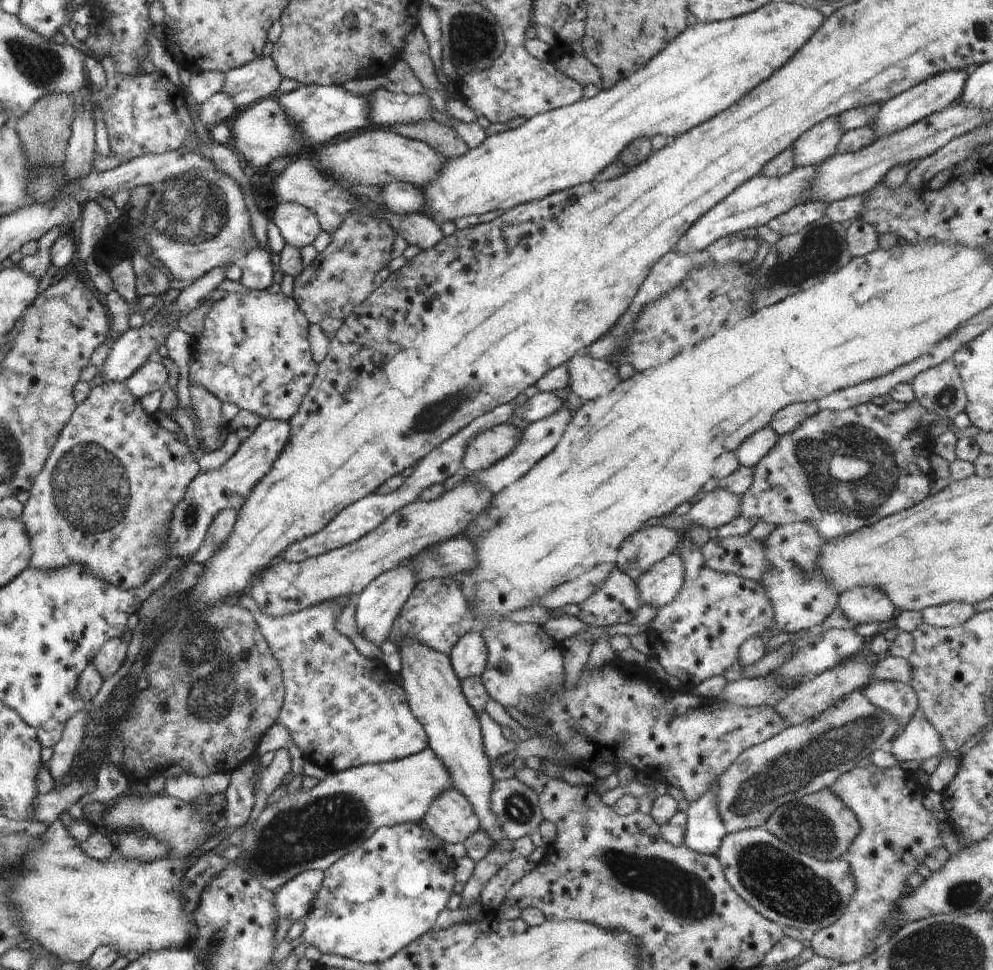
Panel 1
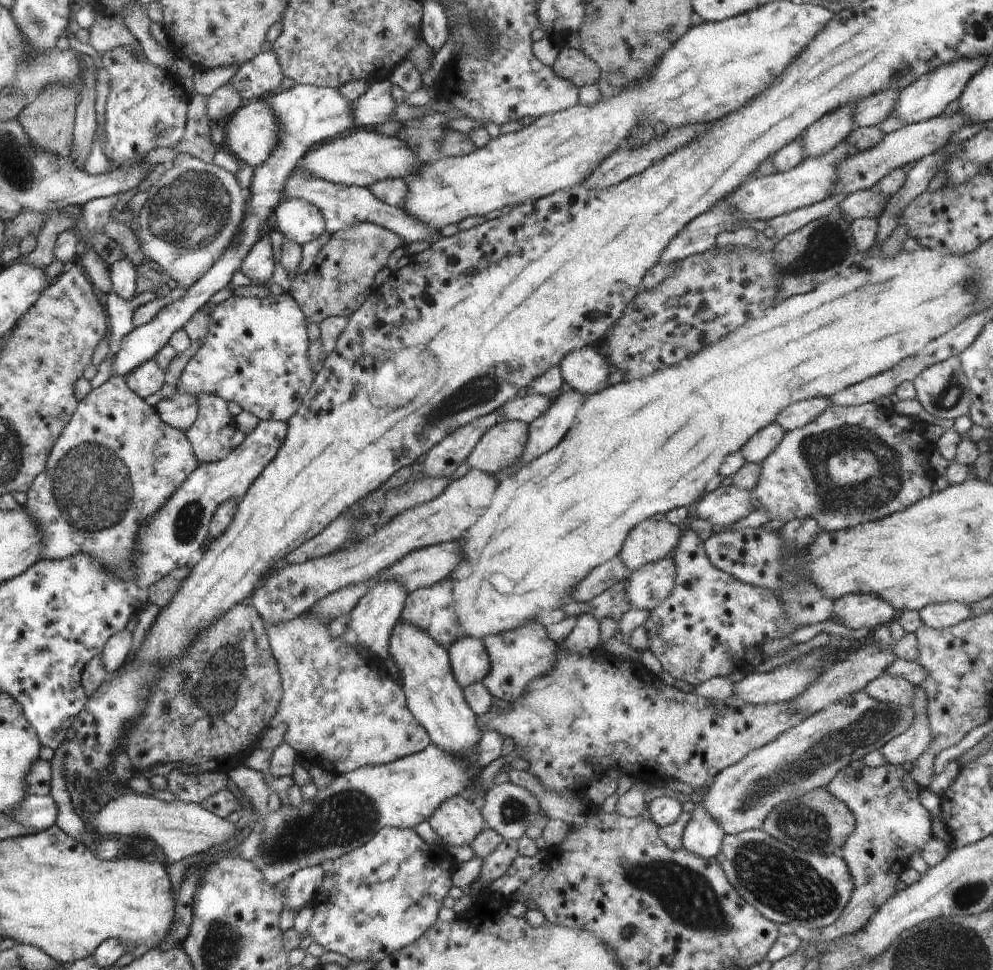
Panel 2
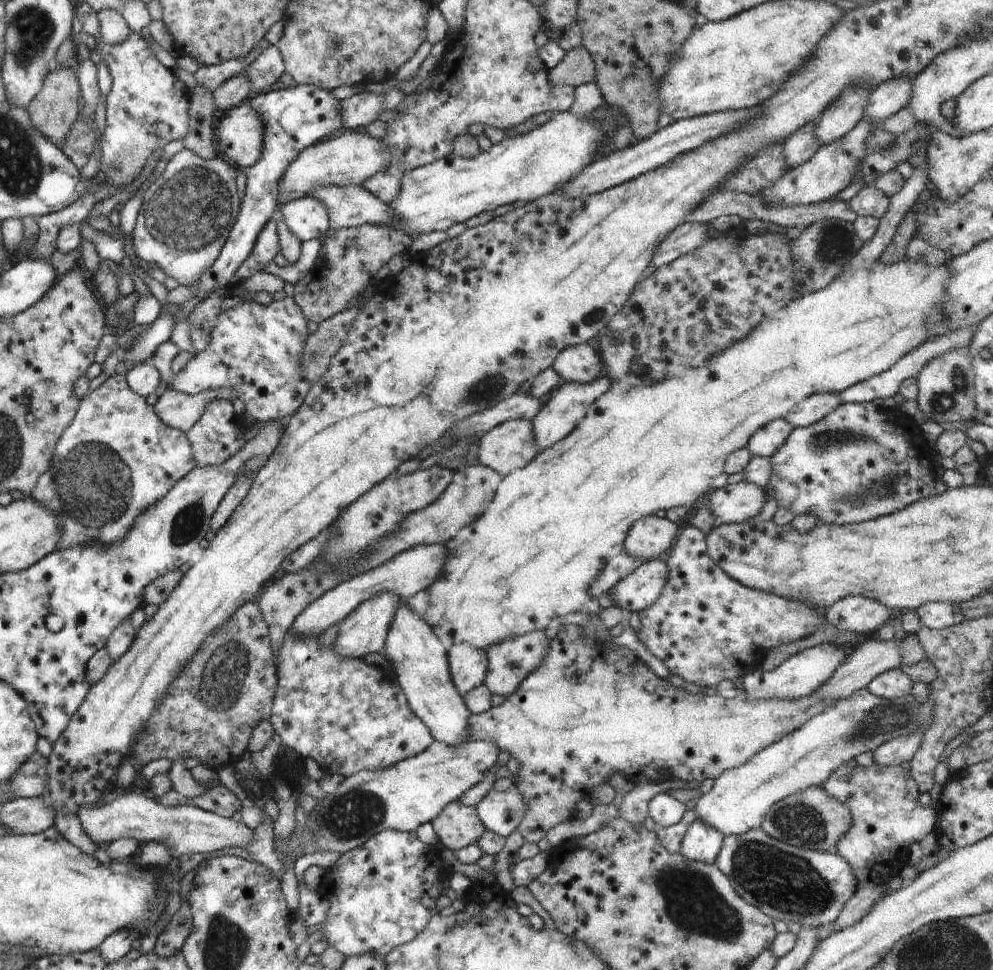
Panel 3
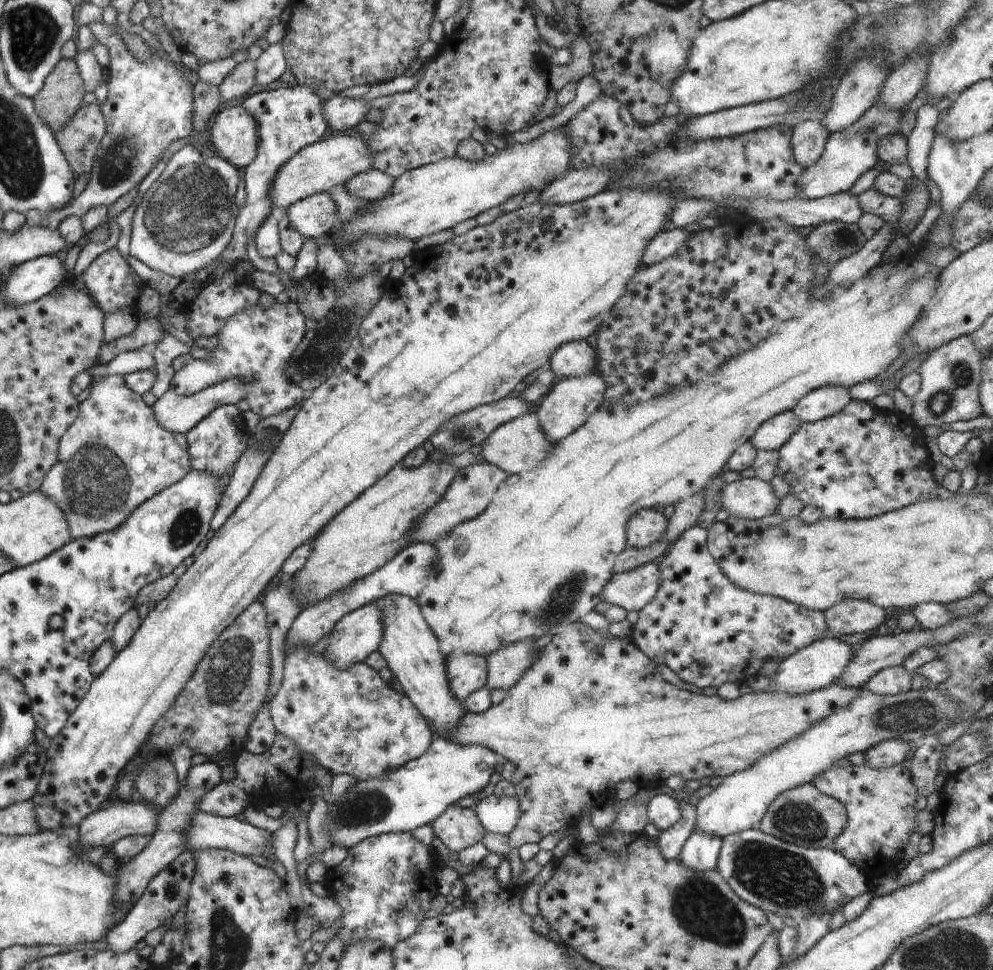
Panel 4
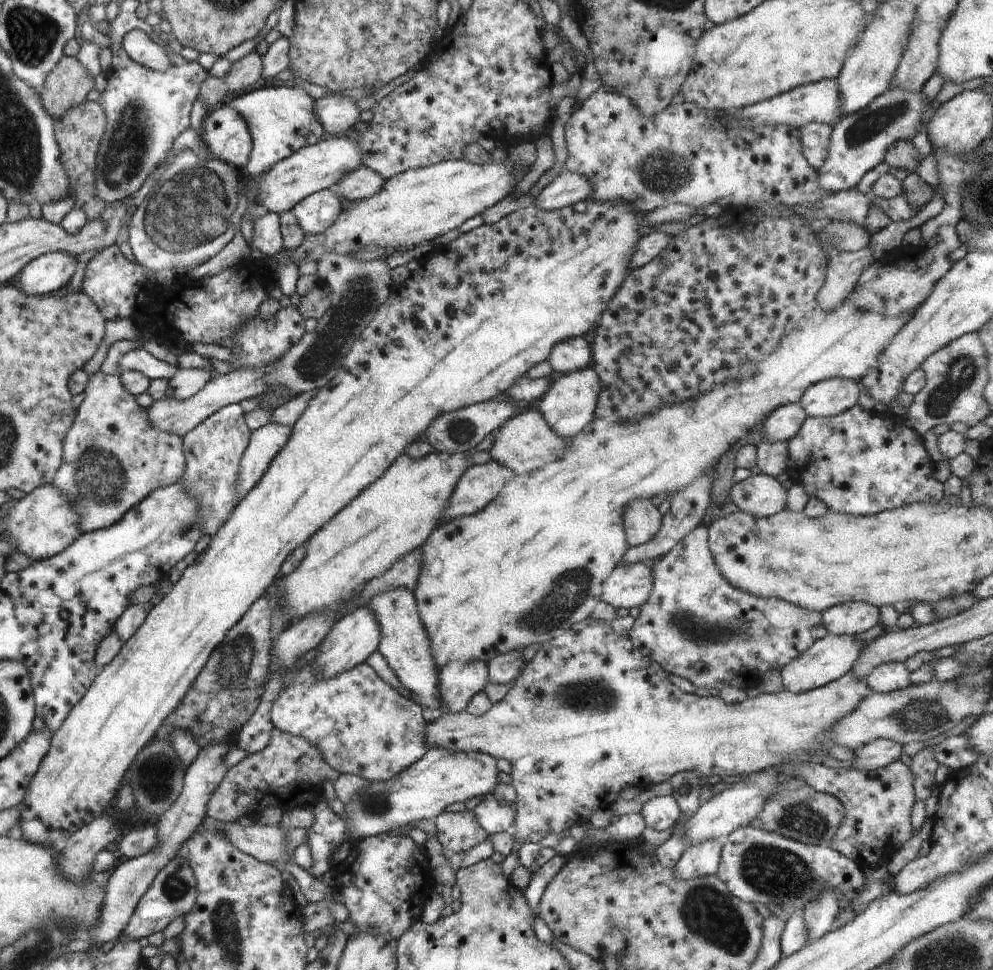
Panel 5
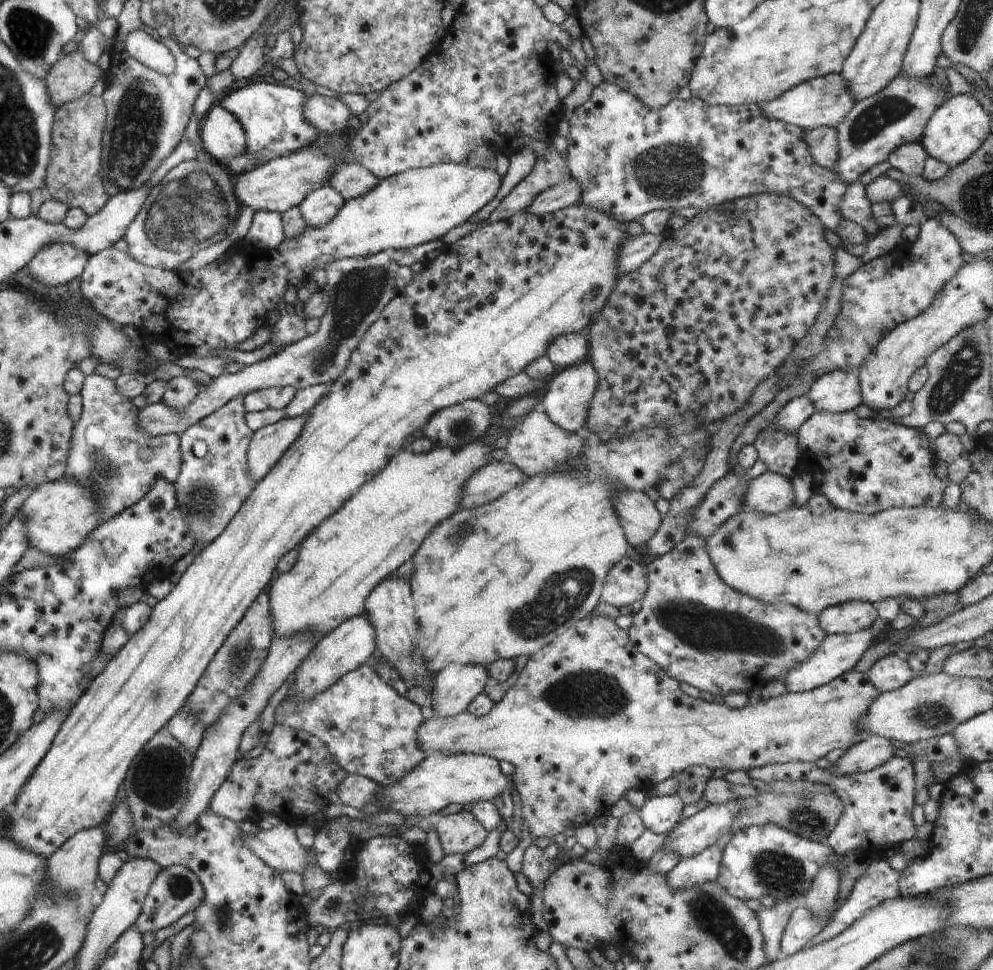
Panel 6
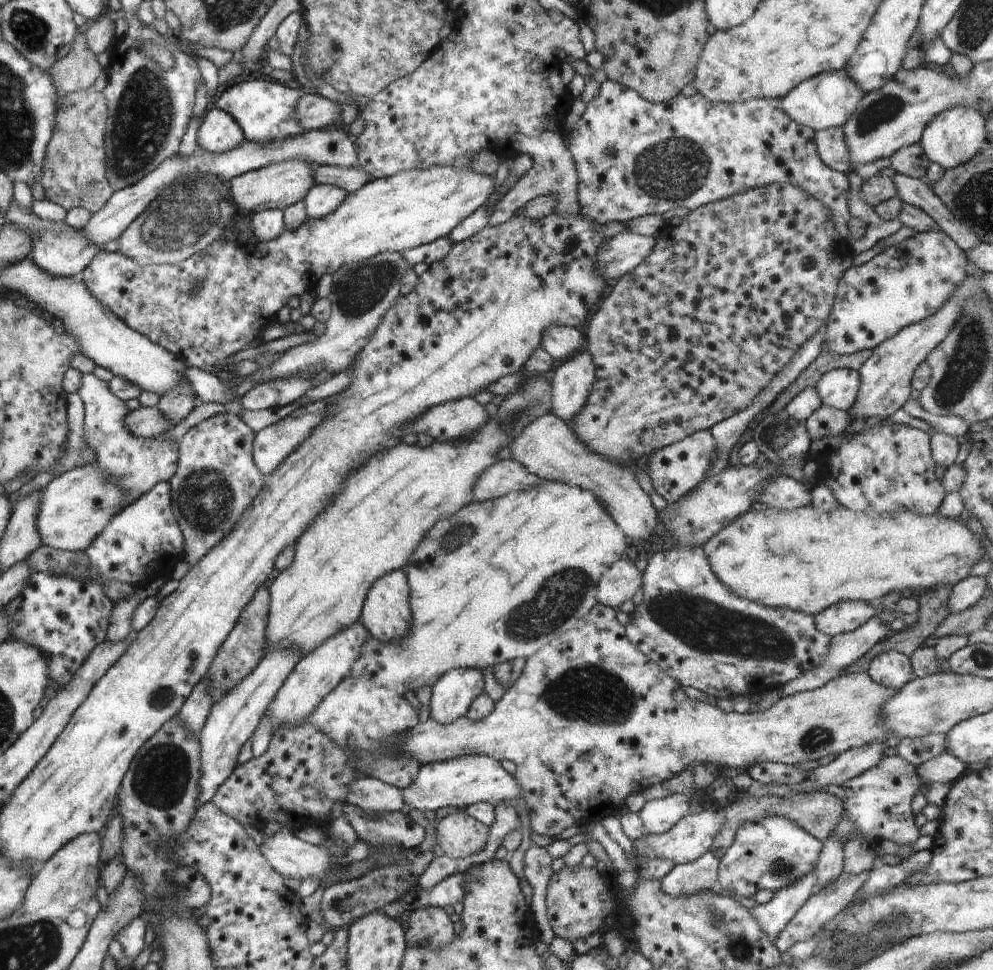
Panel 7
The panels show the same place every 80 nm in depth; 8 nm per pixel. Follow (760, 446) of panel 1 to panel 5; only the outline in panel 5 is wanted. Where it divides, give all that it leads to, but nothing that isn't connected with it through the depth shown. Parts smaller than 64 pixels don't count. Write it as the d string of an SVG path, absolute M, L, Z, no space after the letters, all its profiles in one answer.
M800 401L788 403L770 413L761 432L773 441L789 441L799 431L806 417L807 412Z

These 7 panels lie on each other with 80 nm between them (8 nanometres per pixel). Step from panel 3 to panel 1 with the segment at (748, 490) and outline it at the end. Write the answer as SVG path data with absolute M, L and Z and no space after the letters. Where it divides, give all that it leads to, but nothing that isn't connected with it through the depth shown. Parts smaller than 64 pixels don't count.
M717 487L707 492L704 498L692 503L683 517L672 514L662 518L663 524L682 534L686 534L693 524L707 526L709 529L728 524L741 514L741 495L728 489Z

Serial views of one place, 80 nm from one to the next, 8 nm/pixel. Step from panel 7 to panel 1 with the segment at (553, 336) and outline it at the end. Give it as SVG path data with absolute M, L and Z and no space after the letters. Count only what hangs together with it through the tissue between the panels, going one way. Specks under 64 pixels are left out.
M581 351L567 360L566 366L570 390L584 402L608 394L621 381L616 364L611 360L597 359Z

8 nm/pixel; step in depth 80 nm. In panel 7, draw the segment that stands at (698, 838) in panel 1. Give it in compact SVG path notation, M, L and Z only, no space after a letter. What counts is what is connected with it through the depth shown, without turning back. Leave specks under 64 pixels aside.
M712 850L702 854L698 860L678 864L660 881L664 894L680 898L702 890L717 888L719 859Z

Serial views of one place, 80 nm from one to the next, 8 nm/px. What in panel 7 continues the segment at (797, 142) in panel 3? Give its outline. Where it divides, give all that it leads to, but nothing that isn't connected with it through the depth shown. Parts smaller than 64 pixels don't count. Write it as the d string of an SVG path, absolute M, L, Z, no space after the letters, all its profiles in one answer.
M830 127L815 131L814 144L820 160L837 172L850 173L850 152L844 140L842 127Z

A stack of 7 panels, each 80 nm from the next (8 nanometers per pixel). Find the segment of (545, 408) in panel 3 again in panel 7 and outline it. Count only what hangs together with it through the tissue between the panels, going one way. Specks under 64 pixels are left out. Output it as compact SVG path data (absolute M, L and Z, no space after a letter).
M585 350L574 354L570 360L556 364L552 370L554 378L551 383L552 406L549 412L572 426L592 392L596 380L595 370L592 358Z

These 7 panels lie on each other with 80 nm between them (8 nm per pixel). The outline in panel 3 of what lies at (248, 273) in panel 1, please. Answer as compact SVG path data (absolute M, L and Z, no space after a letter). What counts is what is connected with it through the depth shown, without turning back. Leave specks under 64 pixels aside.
M277 219L270 220L255 242L252 254L243 262L244 268L255 274L262 266L271 262L279 251L279 236L277 233Z

